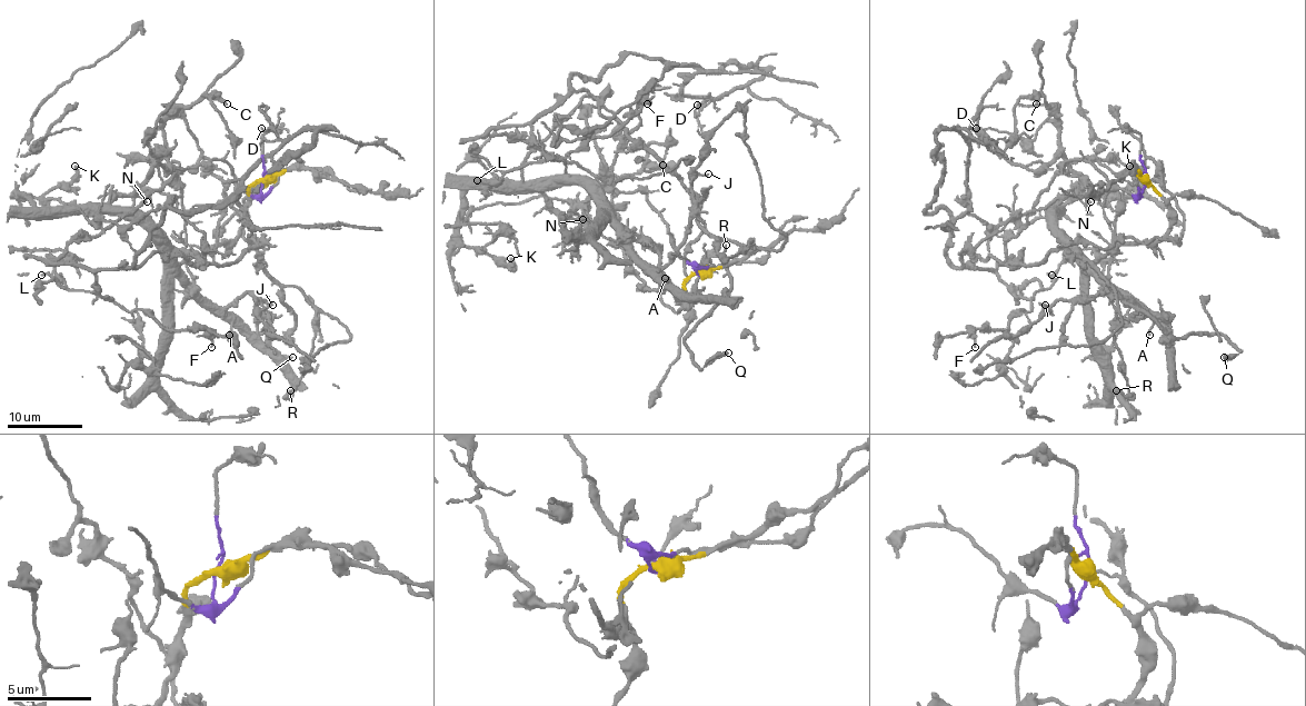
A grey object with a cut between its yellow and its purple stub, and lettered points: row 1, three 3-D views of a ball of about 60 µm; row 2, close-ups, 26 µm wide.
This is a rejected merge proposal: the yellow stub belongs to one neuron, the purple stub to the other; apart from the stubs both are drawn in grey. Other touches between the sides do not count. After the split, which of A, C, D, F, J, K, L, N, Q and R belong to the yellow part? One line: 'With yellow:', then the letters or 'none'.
With yellow: A, C, J, K, N

